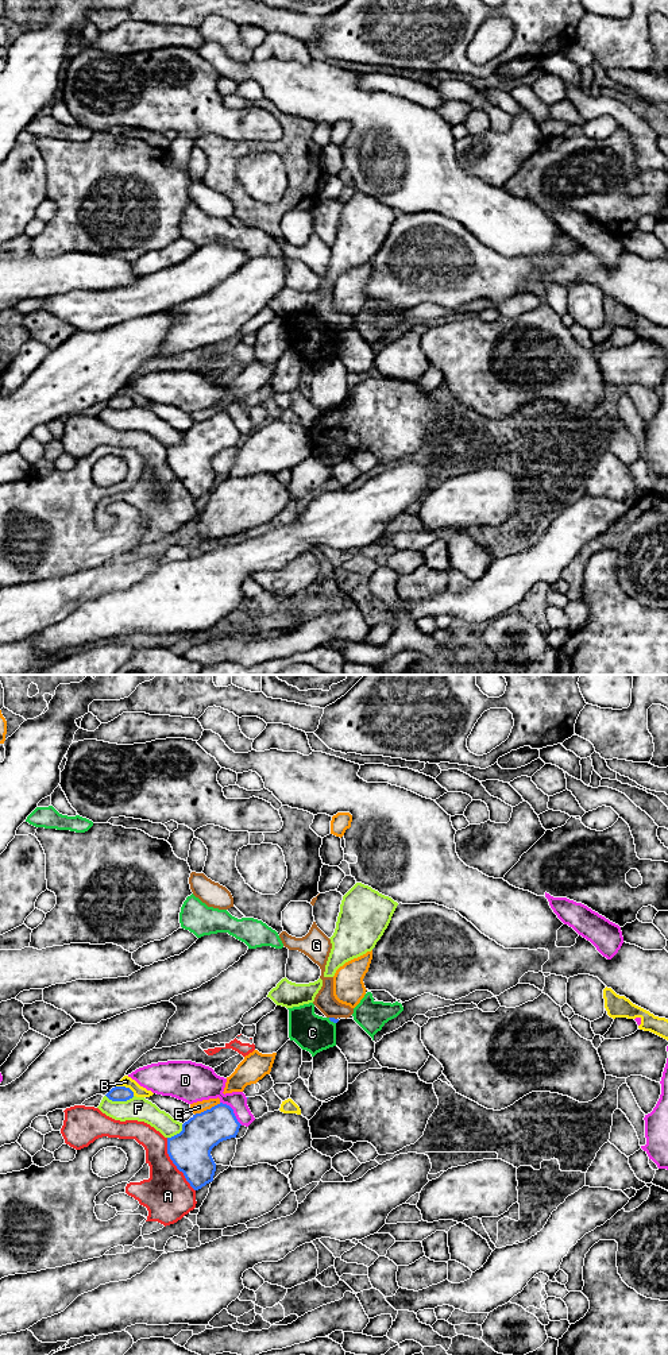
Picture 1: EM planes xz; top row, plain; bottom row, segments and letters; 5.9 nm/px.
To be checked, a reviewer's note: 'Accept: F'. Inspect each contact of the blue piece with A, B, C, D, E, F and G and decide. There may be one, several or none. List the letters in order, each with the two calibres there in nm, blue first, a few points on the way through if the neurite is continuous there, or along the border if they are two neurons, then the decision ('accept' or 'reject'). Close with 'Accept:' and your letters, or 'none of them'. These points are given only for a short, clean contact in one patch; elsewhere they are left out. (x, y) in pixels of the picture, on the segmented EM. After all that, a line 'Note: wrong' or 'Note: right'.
A: 240/300 nm | reject
B: 100/70 nm | reject
C: 30/220 nm | reject
D: 220/200 nm | reject
E: 220/70 nm | reject
F: 100/140 nm | reject
G: 30/120 nm | along xz (329, 1016), (336, 1019) | reject
Accept: none of them
Note: wrong

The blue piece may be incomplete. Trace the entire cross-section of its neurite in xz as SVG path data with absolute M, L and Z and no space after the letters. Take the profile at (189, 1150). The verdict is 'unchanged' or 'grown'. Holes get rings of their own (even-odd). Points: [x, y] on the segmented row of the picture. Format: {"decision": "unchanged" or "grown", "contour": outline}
{"decision": "unchanged", "contour": "M220 1103L193 1115L179 1134L167 1138L170 1159L194 1190L213 1181L216 1163L211 1151L220 1142L236 1138L240 1126L233 1109Z"}

